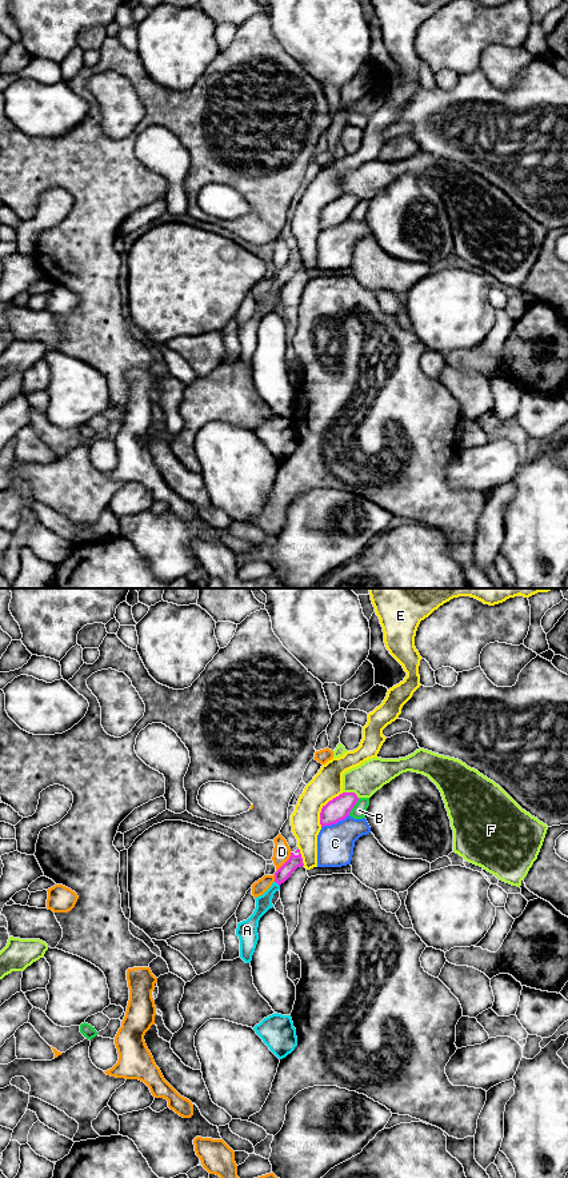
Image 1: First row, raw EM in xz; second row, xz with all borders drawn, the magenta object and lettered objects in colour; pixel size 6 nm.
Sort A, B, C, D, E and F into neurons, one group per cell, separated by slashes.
A / B / C / D / E / F

